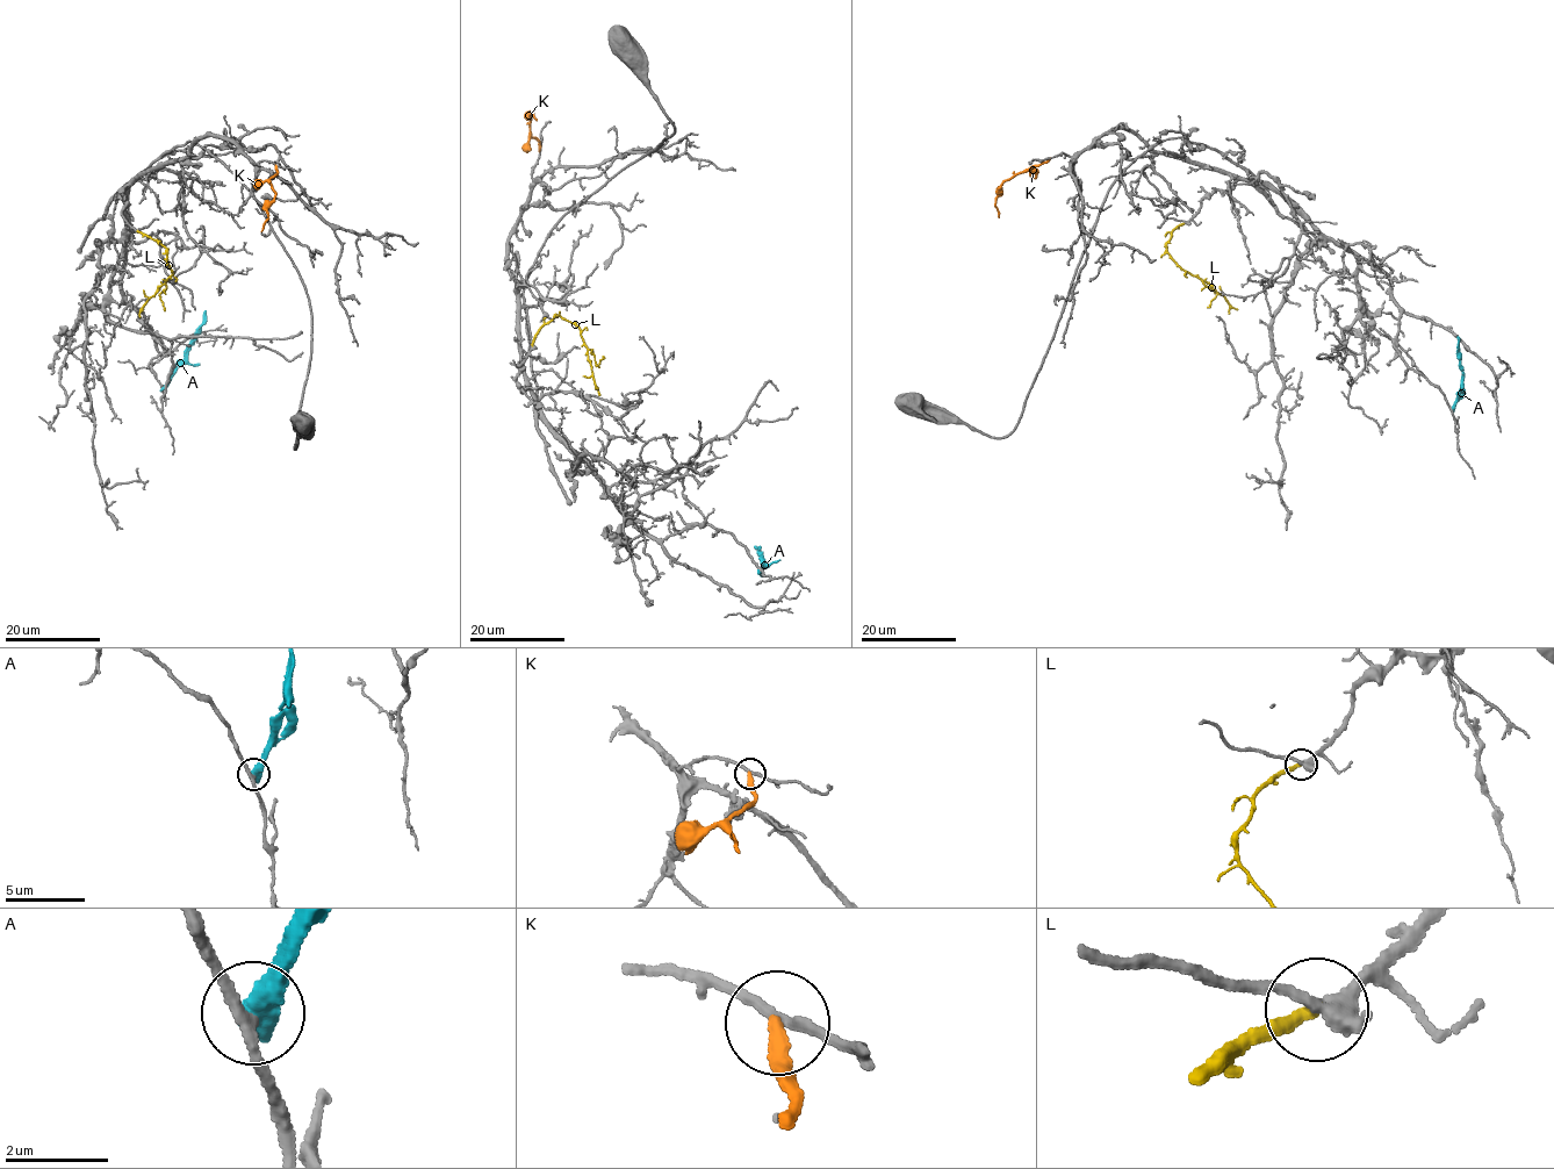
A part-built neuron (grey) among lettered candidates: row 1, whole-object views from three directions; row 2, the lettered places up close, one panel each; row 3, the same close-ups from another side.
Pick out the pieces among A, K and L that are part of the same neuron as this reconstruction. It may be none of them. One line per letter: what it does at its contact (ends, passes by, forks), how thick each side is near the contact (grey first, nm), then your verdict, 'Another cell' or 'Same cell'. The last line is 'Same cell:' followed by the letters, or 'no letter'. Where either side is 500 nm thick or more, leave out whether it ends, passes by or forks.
A: Thickness 200 nm (grey) against 550 nm. Another cell
K: It ends there. Thickness 170 nm (grey) against 300 nm. Another cell
L: It ends there. Thickness 260 nm (grey) against 220 nm. Same cell
Same cell: L

